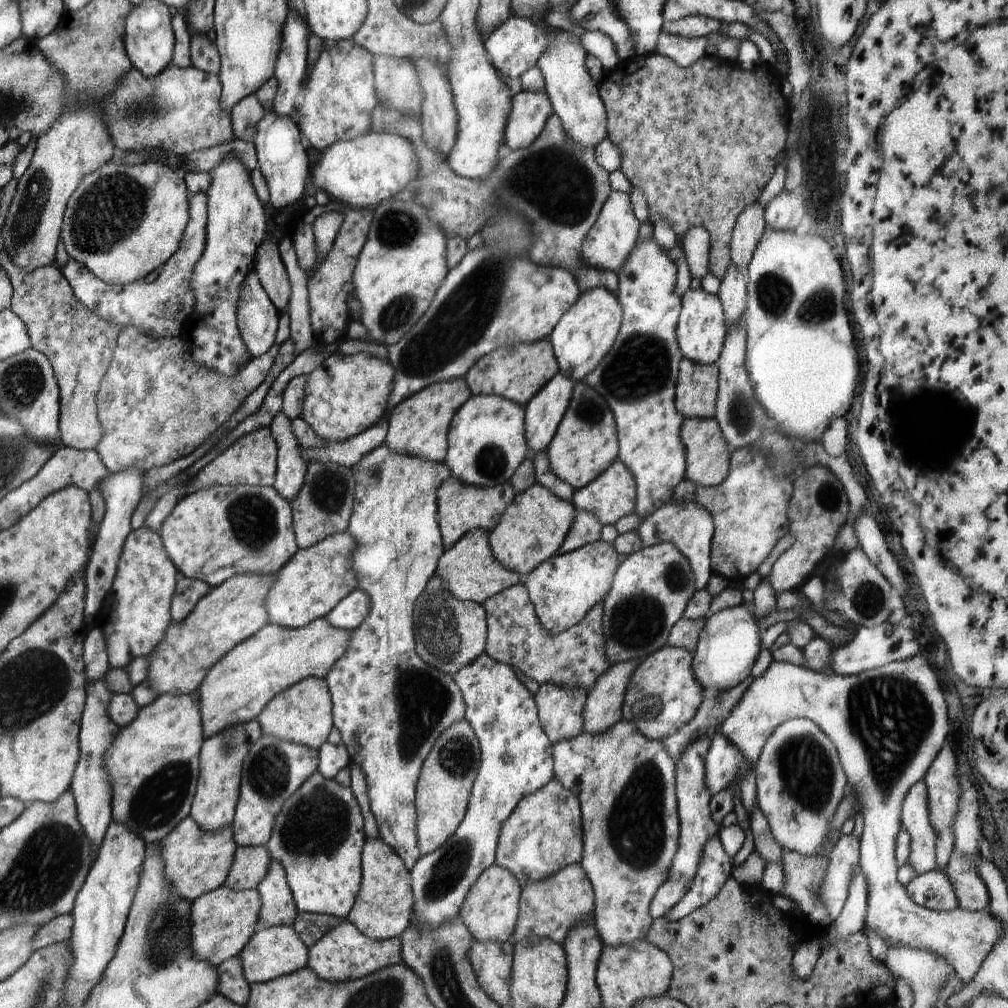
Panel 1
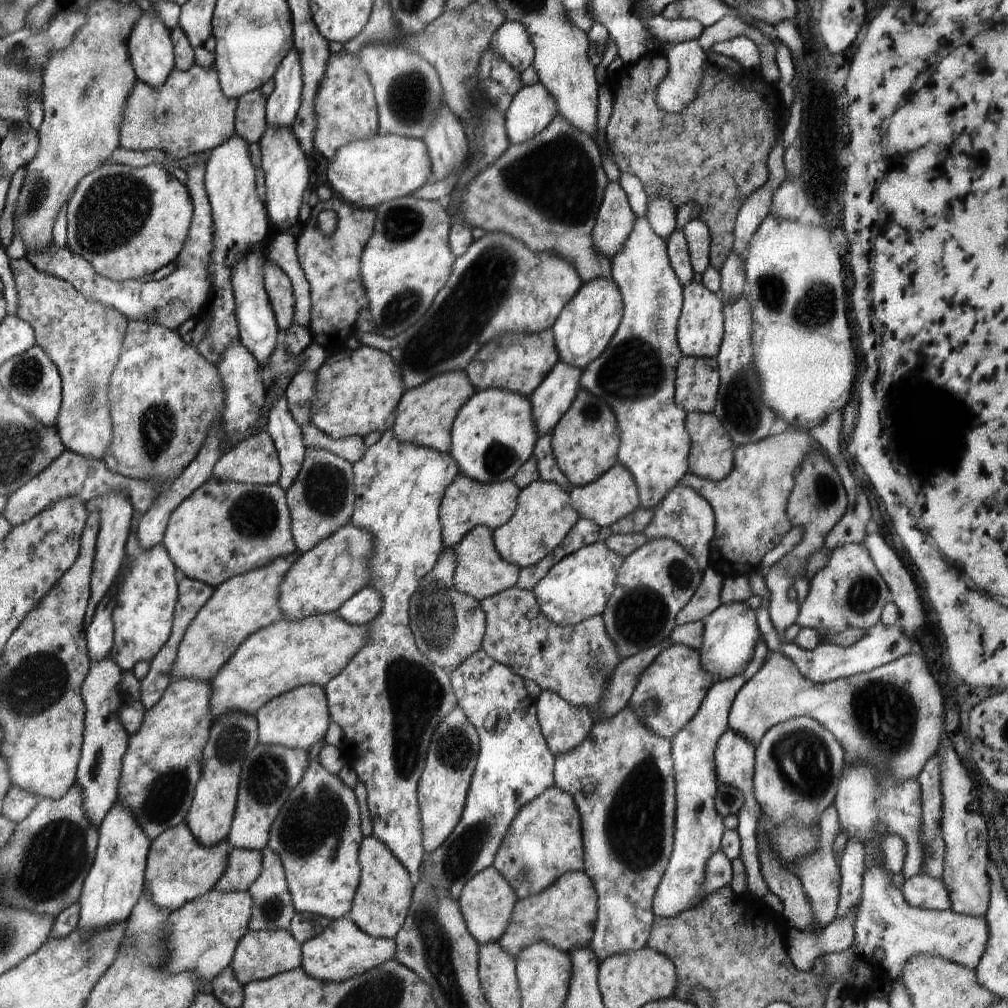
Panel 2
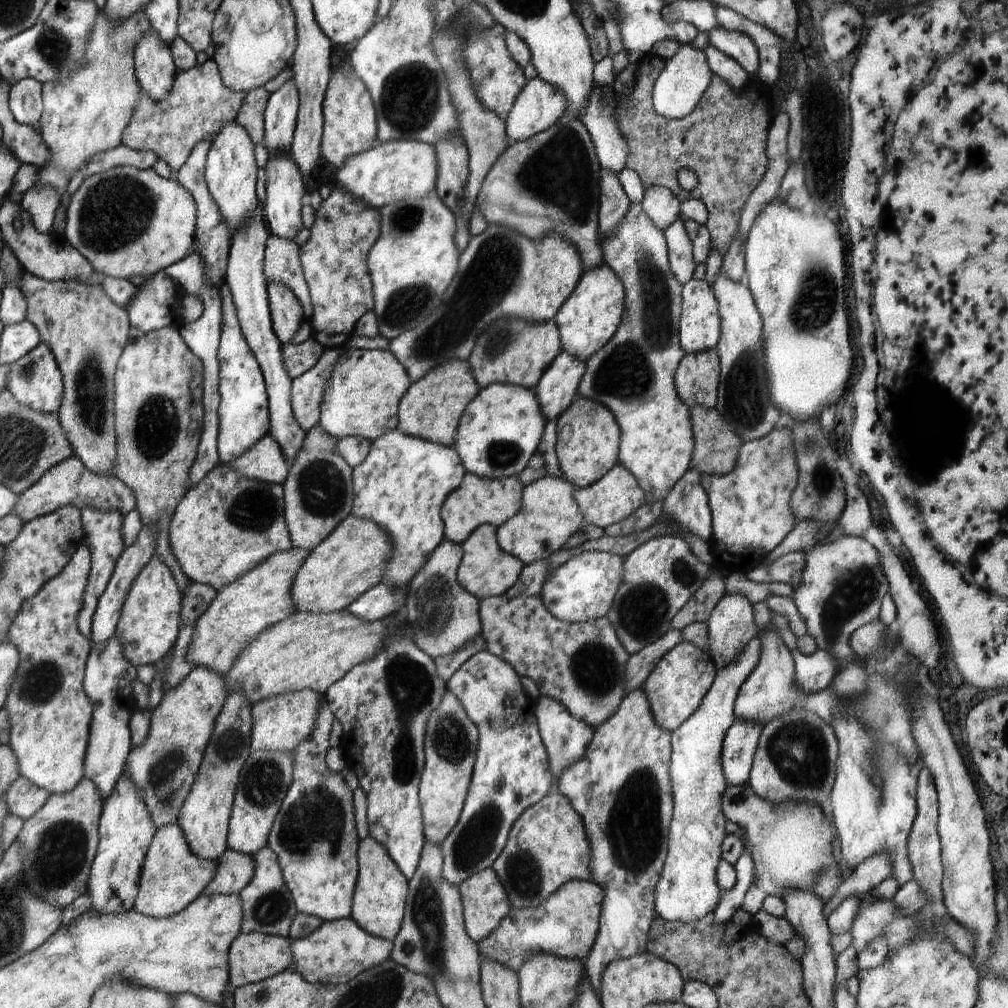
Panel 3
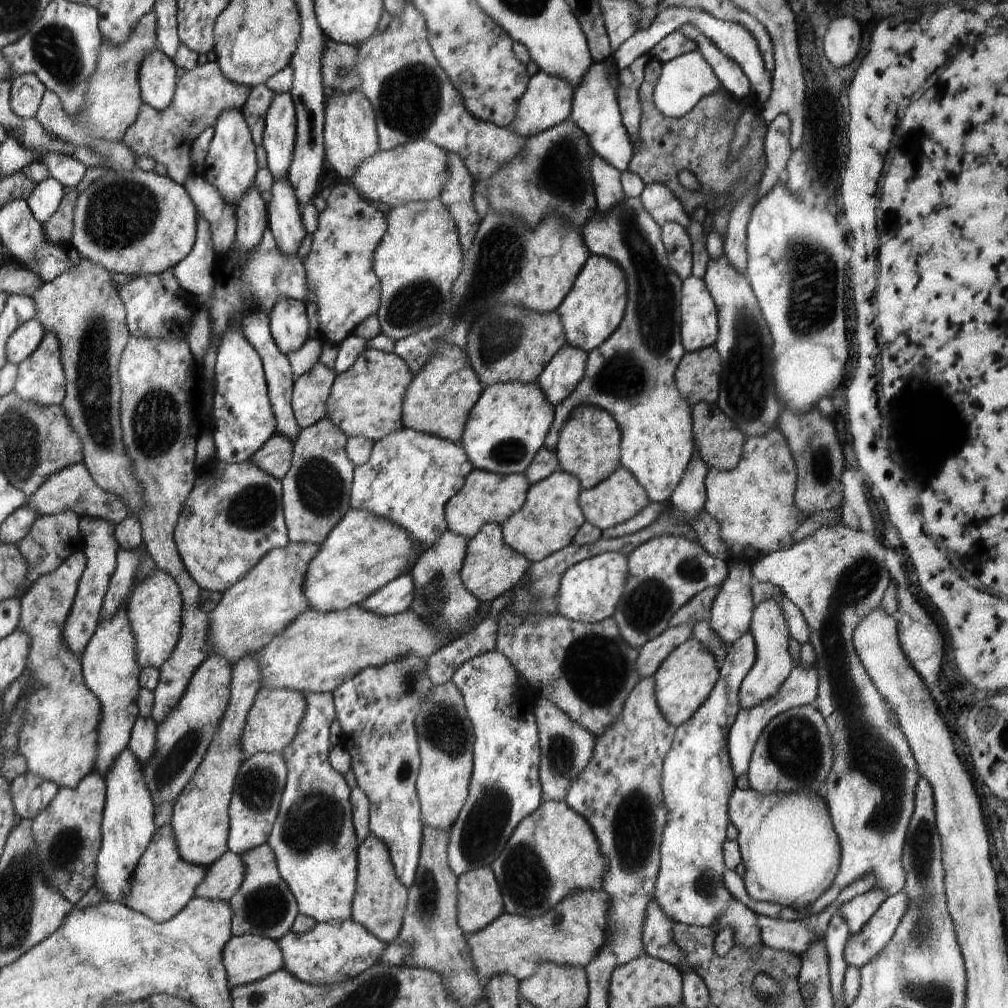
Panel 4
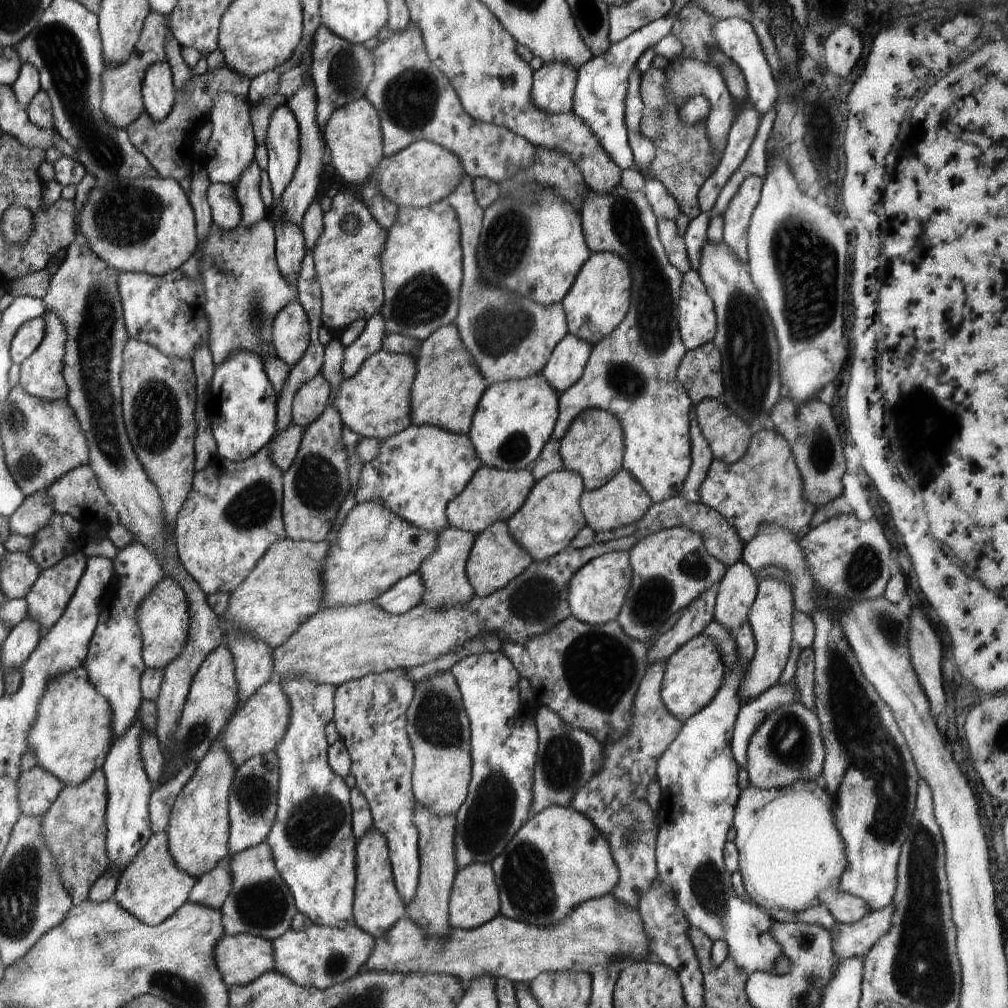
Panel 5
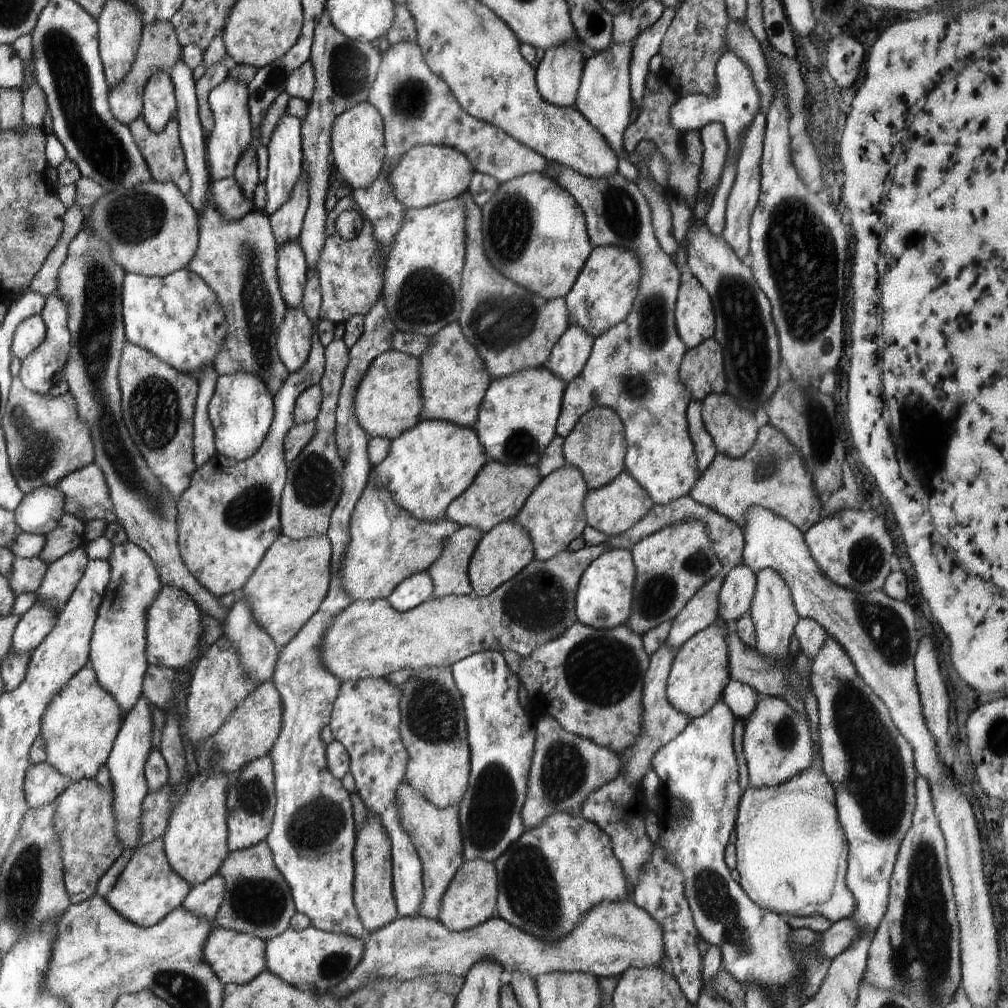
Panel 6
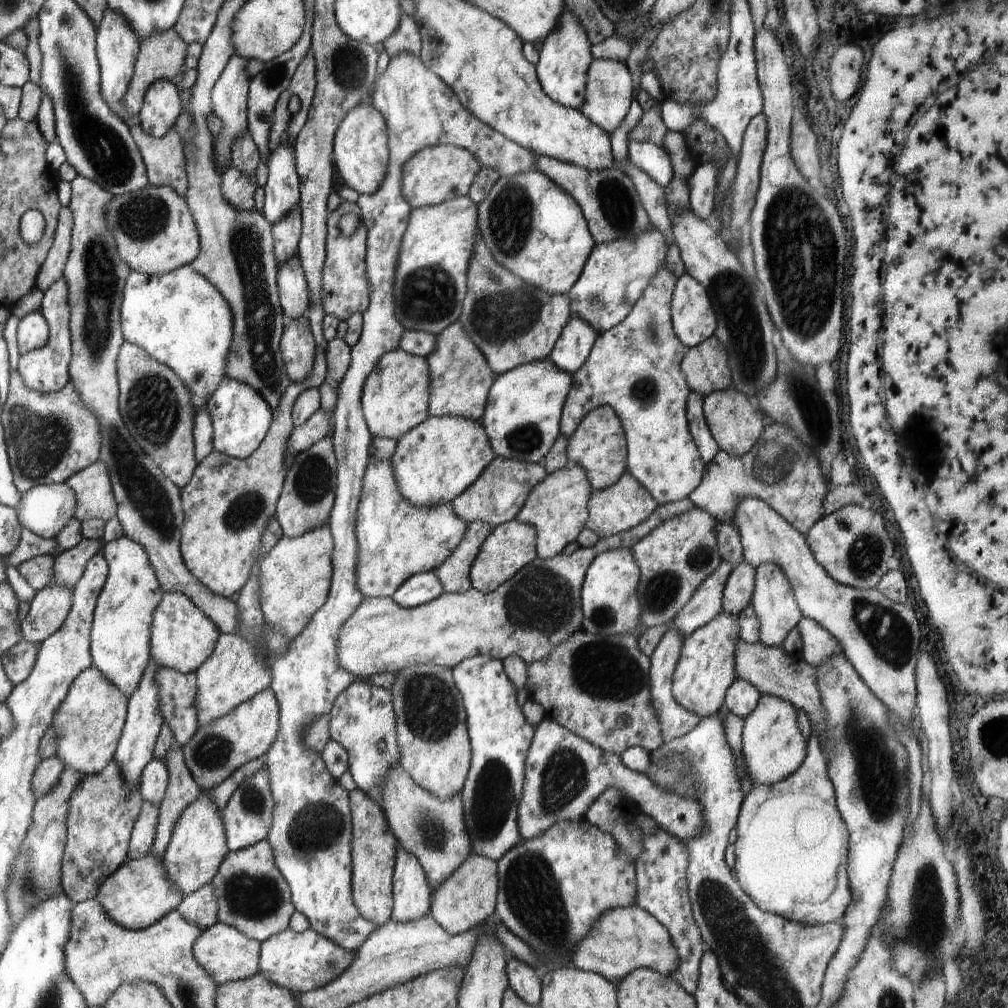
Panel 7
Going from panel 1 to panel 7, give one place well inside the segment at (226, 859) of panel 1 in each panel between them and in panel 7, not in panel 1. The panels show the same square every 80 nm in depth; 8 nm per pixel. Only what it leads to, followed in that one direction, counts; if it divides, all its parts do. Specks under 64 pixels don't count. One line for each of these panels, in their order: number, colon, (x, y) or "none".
2: (179, 869)
3: (173, 876)
4: (163, 884)
5: (152, 888)
6: (148, 889)
7: (140, 893)

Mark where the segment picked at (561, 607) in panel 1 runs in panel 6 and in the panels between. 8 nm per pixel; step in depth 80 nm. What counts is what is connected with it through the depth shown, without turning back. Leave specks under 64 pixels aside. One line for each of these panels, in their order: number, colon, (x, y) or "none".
2: (578, 587)
3: (582, 589)
4: (588, 592)
5: (597, 591)
6: (603, 598)

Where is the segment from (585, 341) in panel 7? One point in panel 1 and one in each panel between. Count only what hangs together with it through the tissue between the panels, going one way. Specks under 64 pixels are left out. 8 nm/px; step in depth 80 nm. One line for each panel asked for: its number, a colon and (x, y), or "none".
1: (543, 414)
2: (553, 397)
3: (557, 387)
4: (560, 376)
5: (565, 366)
6: (568, 356)

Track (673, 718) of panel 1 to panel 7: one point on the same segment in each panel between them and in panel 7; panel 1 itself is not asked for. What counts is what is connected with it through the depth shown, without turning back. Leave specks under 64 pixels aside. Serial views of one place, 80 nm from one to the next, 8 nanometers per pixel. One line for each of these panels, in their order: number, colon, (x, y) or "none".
2: (669, 693)
3: (675, 688)
4: (684, 680)
5: (694, 673)
6: (700, 670)
7: (705, 670)

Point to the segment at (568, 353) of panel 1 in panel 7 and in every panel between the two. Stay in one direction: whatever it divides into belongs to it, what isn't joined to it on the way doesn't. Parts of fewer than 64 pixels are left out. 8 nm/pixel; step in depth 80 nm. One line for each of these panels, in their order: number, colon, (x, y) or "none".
2: (584, 327)
3: (588, 318)
4: (594, 307)
5: (598, 301)
6: (602, 296)
7: (615, 274)

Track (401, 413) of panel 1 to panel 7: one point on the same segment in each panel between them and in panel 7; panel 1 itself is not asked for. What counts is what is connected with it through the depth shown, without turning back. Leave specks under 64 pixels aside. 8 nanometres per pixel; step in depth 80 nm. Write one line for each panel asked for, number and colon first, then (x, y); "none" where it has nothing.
2: (425, 415)
3: (431, 409)
4: (439, 399)
5: (448, 384)
6: (454, 378)
7: (460, 378)

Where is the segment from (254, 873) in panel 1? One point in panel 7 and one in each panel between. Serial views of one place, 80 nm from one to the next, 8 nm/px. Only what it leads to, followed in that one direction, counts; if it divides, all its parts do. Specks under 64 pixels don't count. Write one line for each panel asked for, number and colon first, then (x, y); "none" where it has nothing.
2: (244, 865)
3: (234, 870)
4: (223, 878)
5: (212, 888)
6: (204, 901)
7: (201, 908)

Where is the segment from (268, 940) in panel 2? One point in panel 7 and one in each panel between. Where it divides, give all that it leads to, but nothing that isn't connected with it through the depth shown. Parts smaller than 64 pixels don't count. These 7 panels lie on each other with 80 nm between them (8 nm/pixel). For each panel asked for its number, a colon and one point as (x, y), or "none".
3: (253, 957)
4: (246, 958)
5: (241, 958)
6: (237, 958)
7: (229, 956)

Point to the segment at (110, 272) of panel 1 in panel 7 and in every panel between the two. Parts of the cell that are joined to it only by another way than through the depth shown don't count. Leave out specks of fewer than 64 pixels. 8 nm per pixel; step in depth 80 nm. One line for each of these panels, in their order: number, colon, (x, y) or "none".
2: (128, 222)
3: (129, 223)
4: (136, 223)
5: (147, 225)
6: (153, 229)
7: (155, 229)

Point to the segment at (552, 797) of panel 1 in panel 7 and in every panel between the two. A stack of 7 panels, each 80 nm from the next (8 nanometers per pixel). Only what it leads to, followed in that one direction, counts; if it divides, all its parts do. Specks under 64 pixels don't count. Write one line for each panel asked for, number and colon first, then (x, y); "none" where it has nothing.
2: (544, 841)
3: (548, 846)
4: (553, 853)
5: (558, 859)
6: (547, 880)
7: (552, 888)

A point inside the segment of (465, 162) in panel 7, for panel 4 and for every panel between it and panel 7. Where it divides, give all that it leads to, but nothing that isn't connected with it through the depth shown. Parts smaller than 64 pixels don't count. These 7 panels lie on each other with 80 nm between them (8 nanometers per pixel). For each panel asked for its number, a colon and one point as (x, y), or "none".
4: (417, 171)
5: (423, 173)
6: (427, 174)

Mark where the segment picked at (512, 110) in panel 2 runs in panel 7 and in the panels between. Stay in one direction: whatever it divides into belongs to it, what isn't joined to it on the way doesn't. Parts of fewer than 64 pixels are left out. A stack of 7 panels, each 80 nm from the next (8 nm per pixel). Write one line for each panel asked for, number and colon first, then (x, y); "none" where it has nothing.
3: (539, 105)
4: (547, 101)
5: (553, 88)
6: (558, 76)
7: (561, 70)

